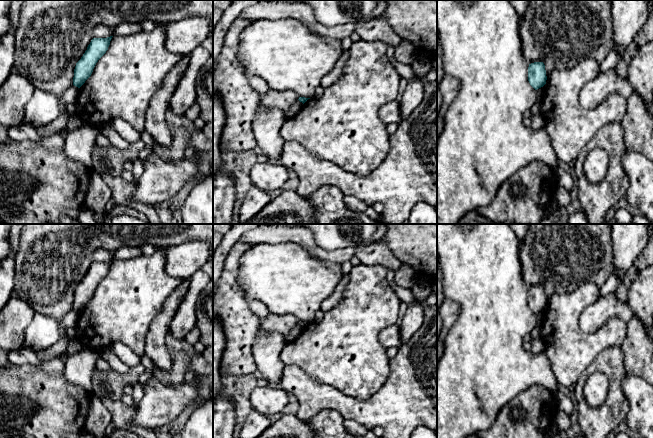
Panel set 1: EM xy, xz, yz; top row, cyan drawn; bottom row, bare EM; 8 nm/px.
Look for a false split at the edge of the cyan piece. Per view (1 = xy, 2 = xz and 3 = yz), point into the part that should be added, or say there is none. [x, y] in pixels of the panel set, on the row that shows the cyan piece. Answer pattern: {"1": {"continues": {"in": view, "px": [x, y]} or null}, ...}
{"1": {"continues": null}, "2": {"continues": null}, "3": {"continues": null}}

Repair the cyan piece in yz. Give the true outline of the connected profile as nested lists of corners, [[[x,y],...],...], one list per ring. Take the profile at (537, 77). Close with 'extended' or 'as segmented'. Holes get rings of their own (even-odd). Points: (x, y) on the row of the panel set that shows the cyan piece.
[[[534,62],[528,67],[528,81],[535,89],[539,89],[546,84],[547,76],[543,62]]]; as segmented

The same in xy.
[[[113,36],[107,38],[93,38],[87,50],[76,63],[74,69],[73,85],[80,88],[91,76],[98,60],[106,53]]]; as segmented

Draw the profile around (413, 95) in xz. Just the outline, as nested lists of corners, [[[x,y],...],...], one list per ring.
[[[415,76],[408,81],[407,87],[399,101],[400,113],[403,119],[407,118],[423,100],[423,82]]]

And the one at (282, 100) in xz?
[[[269,89],[265,94],[261,95],[259,105],[267,109],[278,109],[285,114],[298,99],[299,96],[293,91]]]

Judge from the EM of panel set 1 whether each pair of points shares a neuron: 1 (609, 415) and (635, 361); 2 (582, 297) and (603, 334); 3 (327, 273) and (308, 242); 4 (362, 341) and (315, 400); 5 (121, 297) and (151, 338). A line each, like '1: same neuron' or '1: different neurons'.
1: different neurons
2: same neuron
3: different neurons
4: different neurons
5: different neurons

